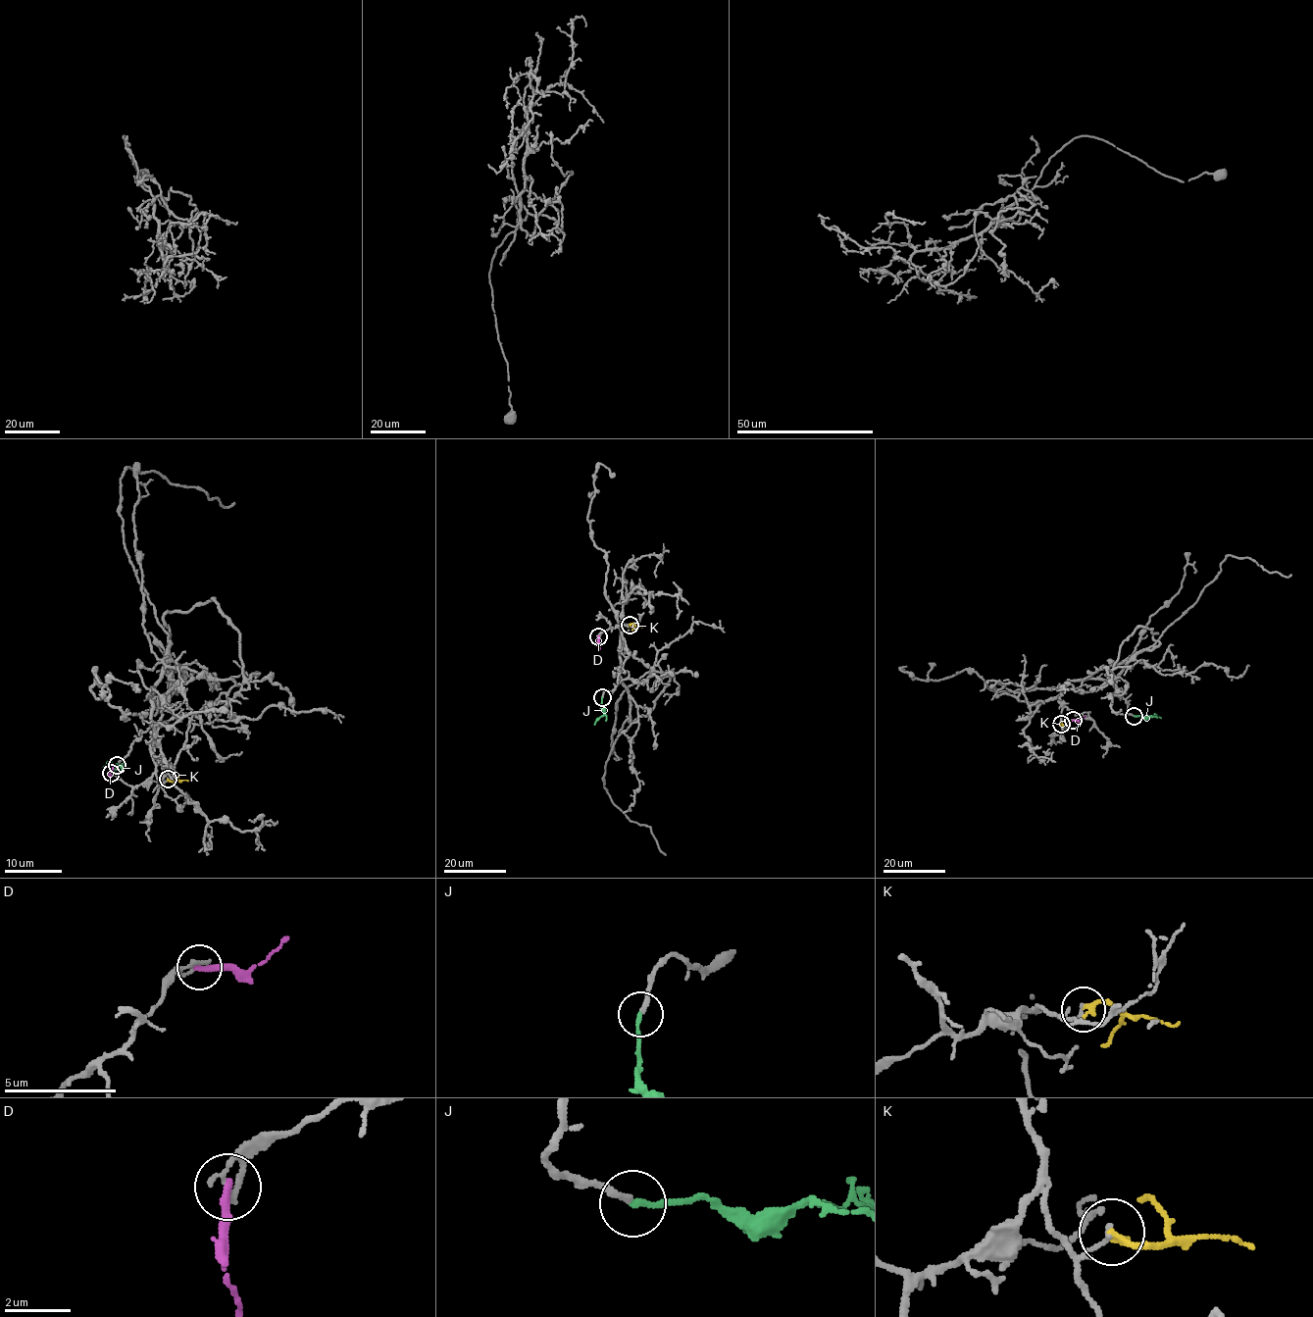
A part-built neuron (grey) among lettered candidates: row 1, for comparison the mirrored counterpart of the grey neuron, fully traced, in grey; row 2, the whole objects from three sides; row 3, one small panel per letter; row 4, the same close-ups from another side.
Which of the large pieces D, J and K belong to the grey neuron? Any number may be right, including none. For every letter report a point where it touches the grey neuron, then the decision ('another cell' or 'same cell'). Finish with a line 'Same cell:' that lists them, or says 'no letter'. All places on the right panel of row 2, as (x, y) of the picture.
D: (1073, 720) | another cell
J: (1134, 716) | same cell
K: (1061, 724) | another cell
Same cell: J

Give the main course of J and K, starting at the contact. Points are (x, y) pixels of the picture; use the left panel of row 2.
J: (116, 765), (103, 768)
K: (168, 780), (192, 783)

